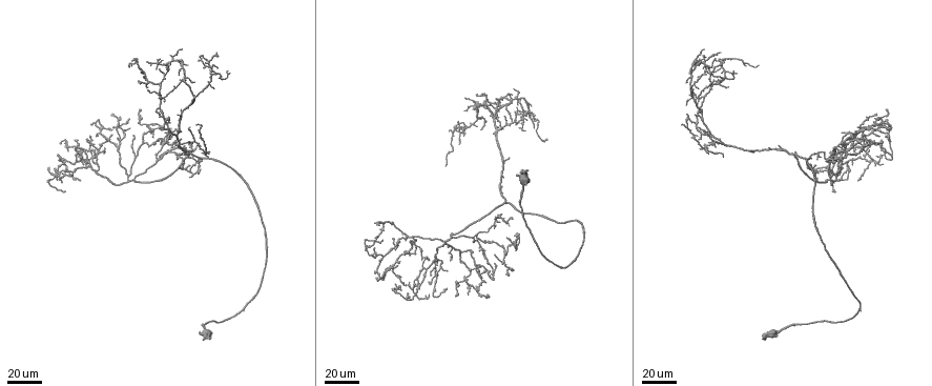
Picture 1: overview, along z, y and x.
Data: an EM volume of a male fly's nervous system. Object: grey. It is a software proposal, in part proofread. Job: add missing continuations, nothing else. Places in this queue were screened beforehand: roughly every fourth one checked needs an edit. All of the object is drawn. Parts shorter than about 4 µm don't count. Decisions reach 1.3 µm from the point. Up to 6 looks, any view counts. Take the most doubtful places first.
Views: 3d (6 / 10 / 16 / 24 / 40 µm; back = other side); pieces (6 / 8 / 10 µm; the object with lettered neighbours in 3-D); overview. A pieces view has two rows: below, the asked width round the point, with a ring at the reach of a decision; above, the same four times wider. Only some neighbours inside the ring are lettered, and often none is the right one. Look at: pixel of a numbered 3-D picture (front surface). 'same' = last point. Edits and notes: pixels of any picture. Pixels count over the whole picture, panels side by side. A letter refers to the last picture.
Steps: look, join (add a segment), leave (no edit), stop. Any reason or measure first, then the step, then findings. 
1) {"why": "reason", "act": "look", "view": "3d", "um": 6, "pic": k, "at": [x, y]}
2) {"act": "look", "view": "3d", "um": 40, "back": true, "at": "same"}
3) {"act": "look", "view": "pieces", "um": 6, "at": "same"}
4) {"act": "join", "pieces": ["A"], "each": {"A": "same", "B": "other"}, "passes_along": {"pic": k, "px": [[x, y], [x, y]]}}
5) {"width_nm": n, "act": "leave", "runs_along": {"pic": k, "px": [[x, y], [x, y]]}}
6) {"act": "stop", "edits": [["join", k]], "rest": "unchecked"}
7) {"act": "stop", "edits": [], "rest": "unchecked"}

{"why": "free end", "act": "look", "view": "3d", "um": 24, "pic": 1, "at": [749, 151]}

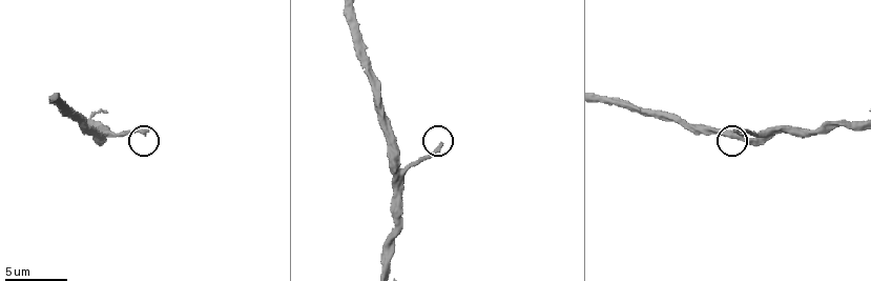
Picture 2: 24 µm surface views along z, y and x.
{"why": "zoom in", "act": "look", "view": "3d", "um": 6, "pic": 2, "at": [735, 132]}

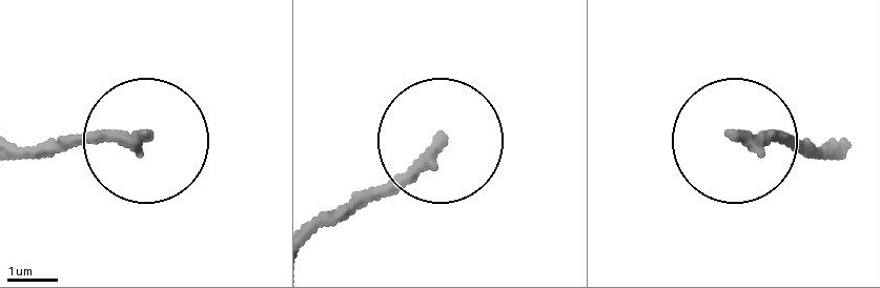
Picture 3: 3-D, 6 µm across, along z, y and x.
{"why": "what lies round it", "act": "look", "view": "pieces", "um": 8, "pic": 3, "at": [145, 136]}

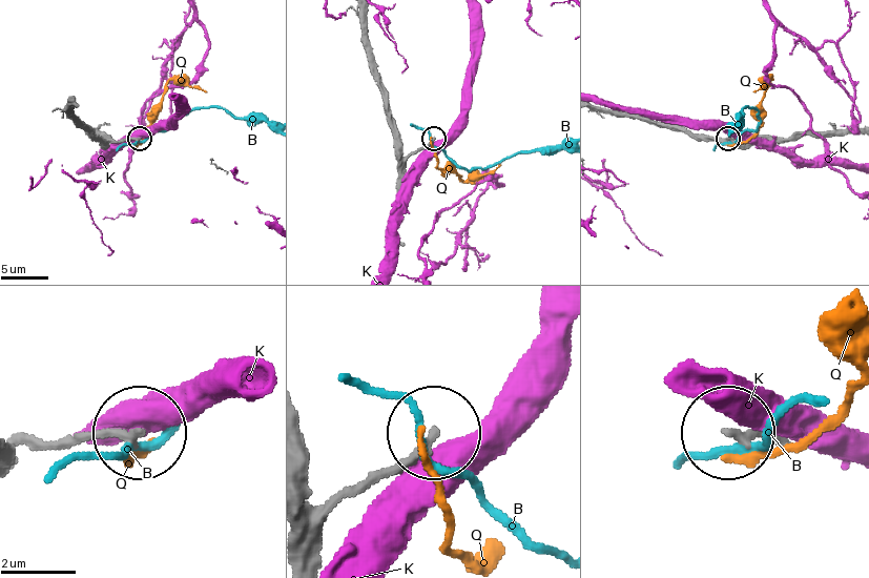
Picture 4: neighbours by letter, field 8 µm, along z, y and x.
{"act": "leave", "each": {"B": "other", "K": "other", "Q": "other"}, "found": "no lettered segment goes on from it"}

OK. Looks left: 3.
{"why": "free end", "act": "look", "view": "3d", "um": 40, "pic": 1, "at": [112, 134]}

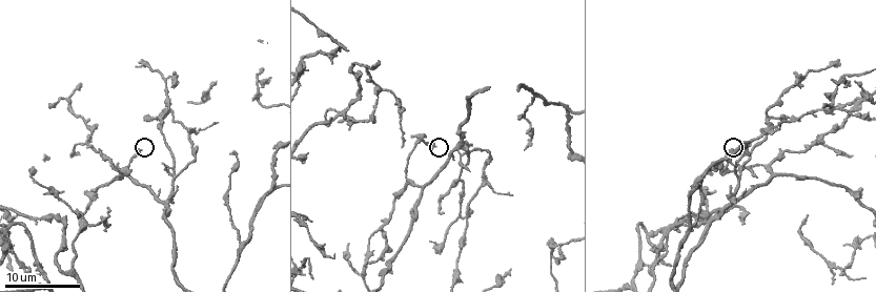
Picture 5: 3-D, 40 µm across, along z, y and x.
{"why": "see the neighbours", "act": "look", "view": "pieces", "um": 6, "pic": 5, "at": [142, 149]}

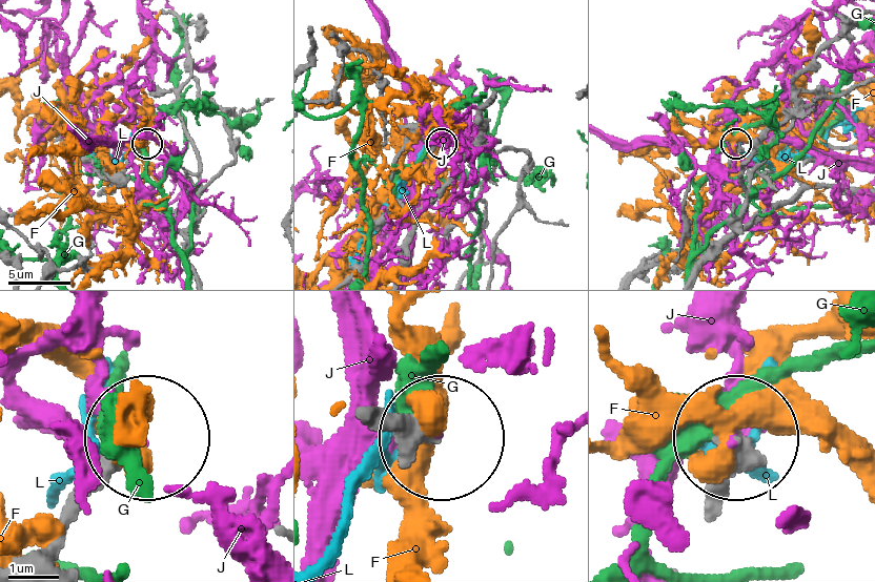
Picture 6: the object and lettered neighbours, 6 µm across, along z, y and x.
{"width_nm": 410, "act": "leave", "each": {"F": "other", "G": "other", "J": "other", "L": "other"}, "runs_along": {"pic": 6, "px": [[380, 411], [439, 428]]}, "found": "none of them fits"}

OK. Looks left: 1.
{"why": "free end", "act": "look", "view": "pieces", "um": 6, "pic": 2, "at": [103, 111]}

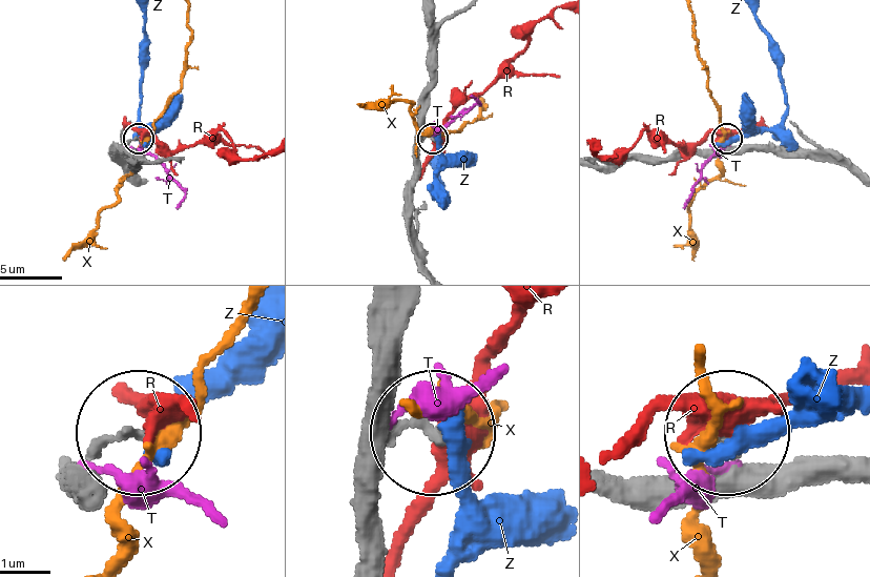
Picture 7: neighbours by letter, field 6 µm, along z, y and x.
{"act": "leave", "each": {"R": "other", "T": "other", "X": "other", "Z": "other"}, "runs_along": {"pic": 7, "px": [[366, 555], [370, 467], [423, 430]]}, "found": "no lettered segment goes on from it"}

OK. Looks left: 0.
{"act": "stop", "edits": [], "rest": "unchecked"}

